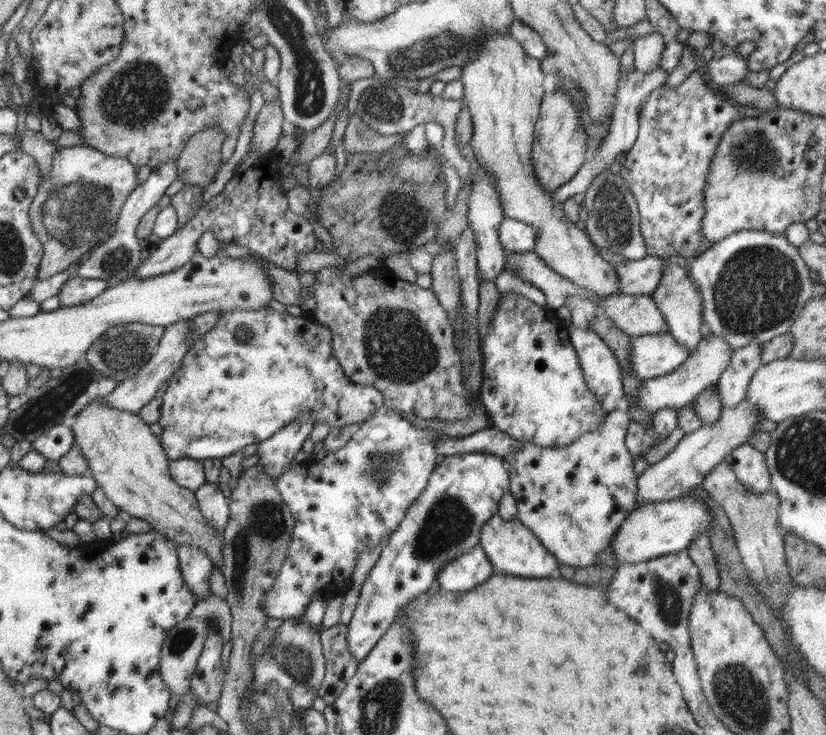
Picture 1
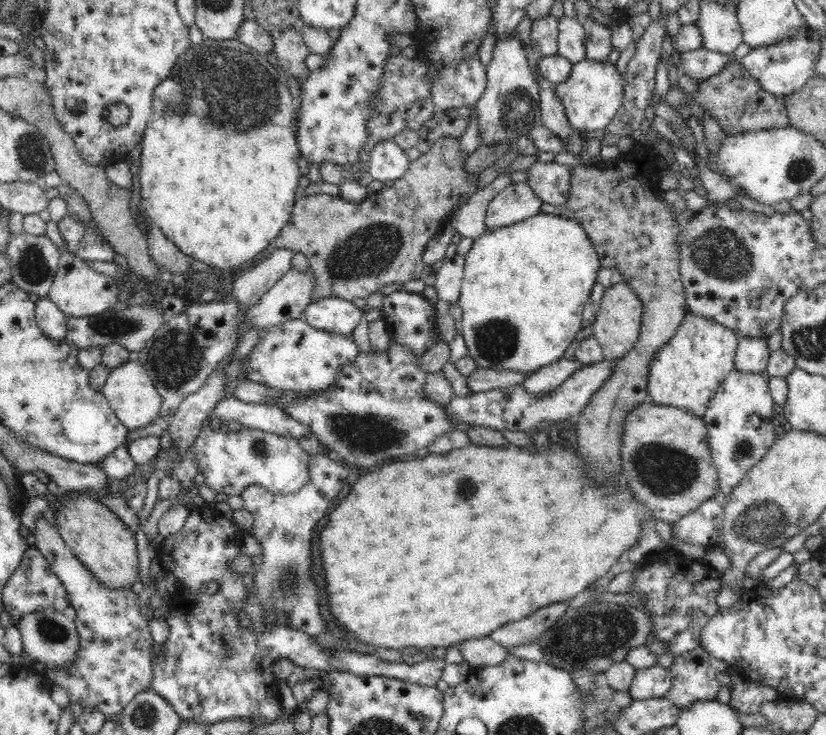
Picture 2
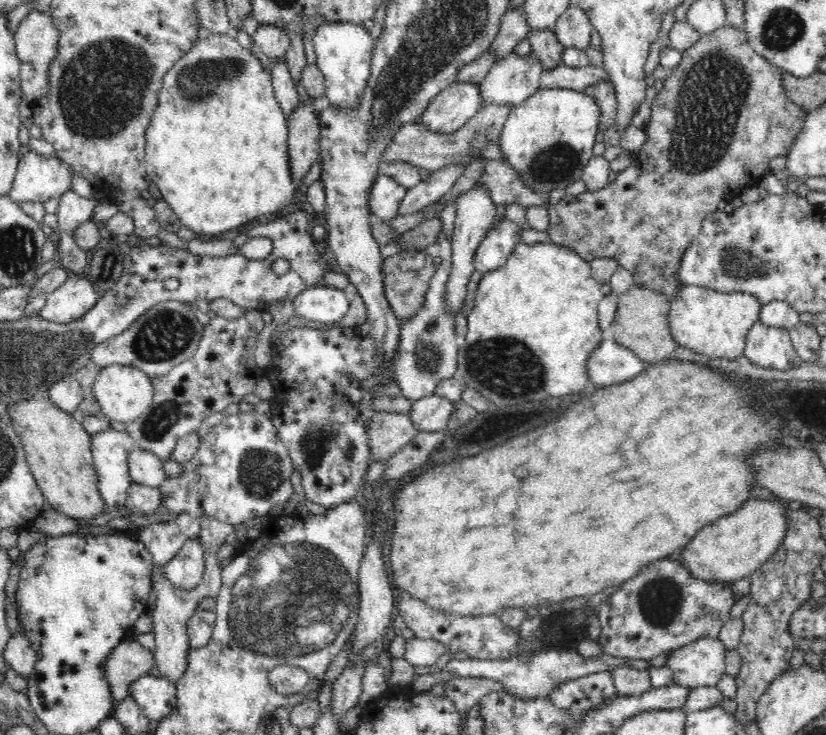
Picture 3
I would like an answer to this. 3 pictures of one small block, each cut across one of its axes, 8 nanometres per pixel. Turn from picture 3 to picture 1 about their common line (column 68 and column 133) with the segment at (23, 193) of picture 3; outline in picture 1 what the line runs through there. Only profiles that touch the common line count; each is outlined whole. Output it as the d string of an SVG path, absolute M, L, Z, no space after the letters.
M75 143L72 148L60 149L56 154L54 154L52 159L52 167L50 172L46 177L42 177L41 183L39 184L39 189L37 190L36 196L30 205L29 217L31 220L31 227L35 235L40 239L43 244L43 257L39 264L39 271L37 275L37 280L45 280L51 278L52 276L67 270L68 266L72 262L76 262L82 256L86 254L88 250L93 250L97 247L100 242L106 240L107 234L109 234L108 229L116 224L117 216L123 207L124 201L128 198L128 195L138 186L136 184L136 176L139 171L138 166L134 166L127 158L118 158L113 156L108 156L98 150L84 146L83 144Z

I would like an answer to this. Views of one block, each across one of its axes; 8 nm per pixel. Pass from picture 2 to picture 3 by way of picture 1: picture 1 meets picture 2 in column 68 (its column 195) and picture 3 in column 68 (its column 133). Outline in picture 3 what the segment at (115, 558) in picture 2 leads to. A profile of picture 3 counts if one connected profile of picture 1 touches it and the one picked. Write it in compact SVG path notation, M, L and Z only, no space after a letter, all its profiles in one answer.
M45 393L8 407L11 425L21 438L25 457L40 491L53 510L72 519L93 519L105 512L92 451L92 435L78 418L63 411Z

